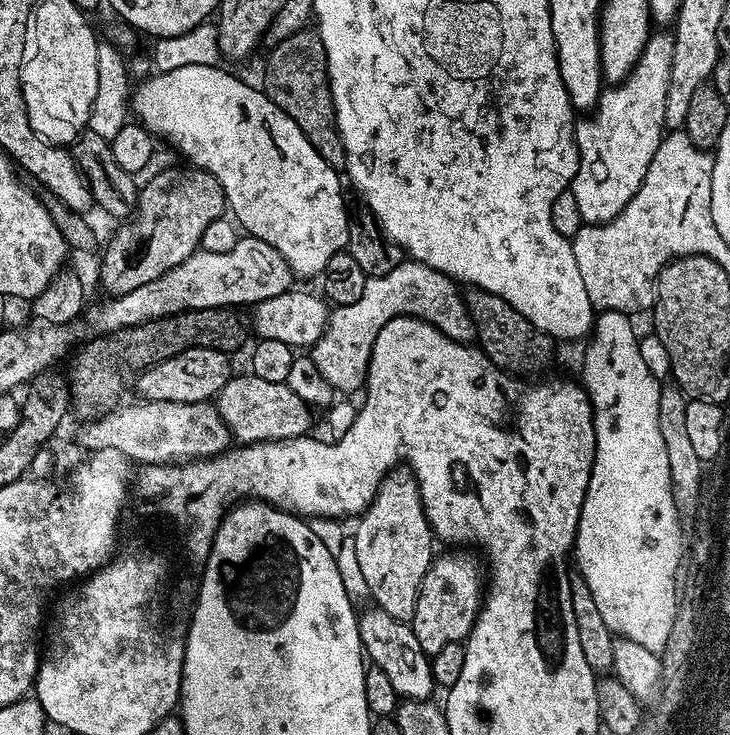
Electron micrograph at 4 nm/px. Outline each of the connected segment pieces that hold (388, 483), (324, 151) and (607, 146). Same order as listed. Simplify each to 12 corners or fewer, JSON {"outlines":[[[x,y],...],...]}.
{"outlines":[[[393,468],[358,523],[371,603],[414,618],[434,559],[416,475]],[[311,27],[271,49],[263,91],[330,167],[346,154]],[[674,46],[632,73],[577,123],[570,190],[585,225],[638,194],[666,132]]]}

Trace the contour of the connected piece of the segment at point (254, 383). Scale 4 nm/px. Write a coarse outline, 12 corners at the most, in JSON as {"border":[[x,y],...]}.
{"border":[[233,375],[215,397],[241,445],[303,436],[313,409],[285,383]]}

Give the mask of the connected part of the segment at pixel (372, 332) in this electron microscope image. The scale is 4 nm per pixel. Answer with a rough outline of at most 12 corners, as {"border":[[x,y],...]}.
{"border":[[366,282],[358,302],[333,307],[310,349],[339,393],[365,385],[374,338],[386,322],[411,314],[451,340],[473,339],[467,304]]}

